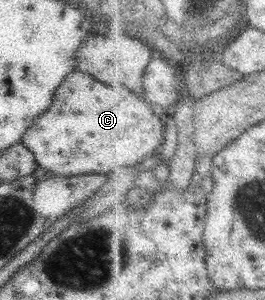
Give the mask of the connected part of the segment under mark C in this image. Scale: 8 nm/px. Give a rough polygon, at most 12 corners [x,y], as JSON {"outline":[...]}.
{"outline":[[72,73],[21,142],[69,177],[166,143],[138,93]]}

